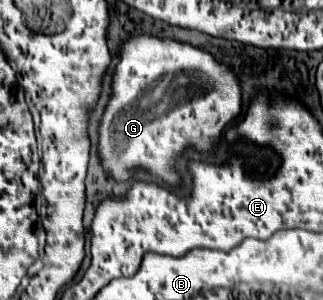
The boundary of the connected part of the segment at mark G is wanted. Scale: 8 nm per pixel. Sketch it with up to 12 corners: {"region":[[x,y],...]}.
{"region":[[153,35],[121,49],[99,127],[117,181],[179,183],[241,113],[237,77]]}

